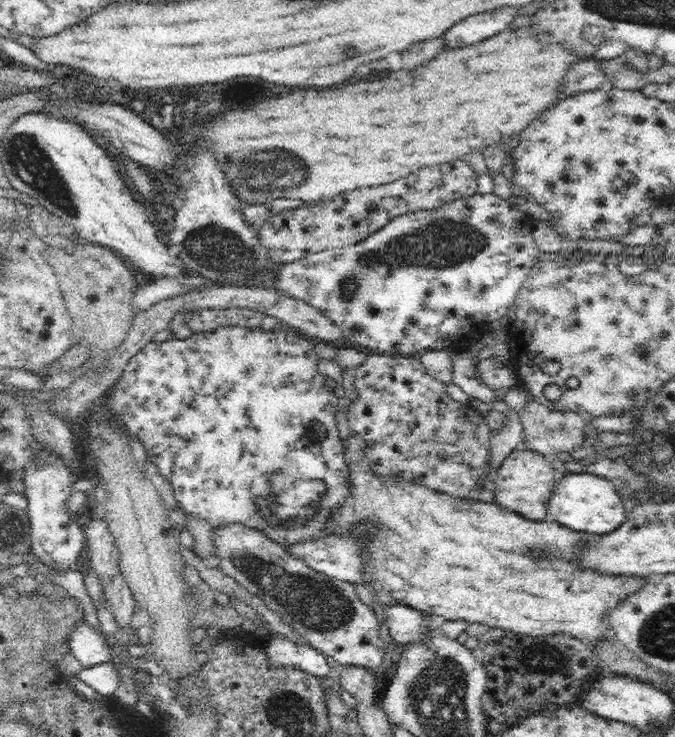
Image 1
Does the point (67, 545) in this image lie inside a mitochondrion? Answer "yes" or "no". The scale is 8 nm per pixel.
no

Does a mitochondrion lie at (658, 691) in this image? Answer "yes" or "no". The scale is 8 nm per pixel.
no

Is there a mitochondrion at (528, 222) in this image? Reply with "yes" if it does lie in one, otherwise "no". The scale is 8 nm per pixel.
no

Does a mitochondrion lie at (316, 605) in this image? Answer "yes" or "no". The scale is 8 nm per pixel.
yes

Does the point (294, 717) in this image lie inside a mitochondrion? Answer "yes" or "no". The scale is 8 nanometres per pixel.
yes

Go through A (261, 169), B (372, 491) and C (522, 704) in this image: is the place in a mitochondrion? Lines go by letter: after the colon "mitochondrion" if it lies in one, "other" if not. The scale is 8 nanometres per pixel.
A: mitochondrion
B: other
C: other

